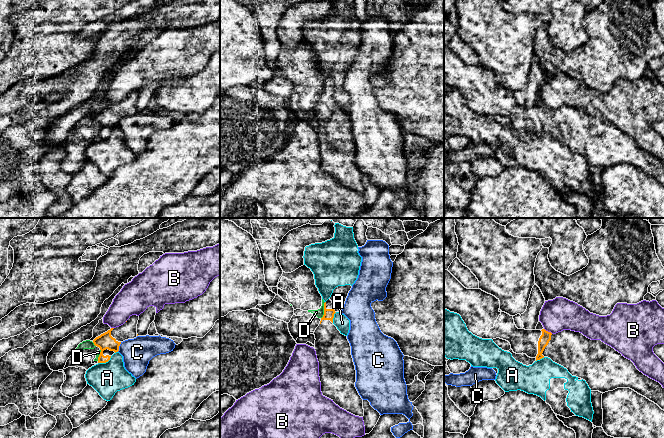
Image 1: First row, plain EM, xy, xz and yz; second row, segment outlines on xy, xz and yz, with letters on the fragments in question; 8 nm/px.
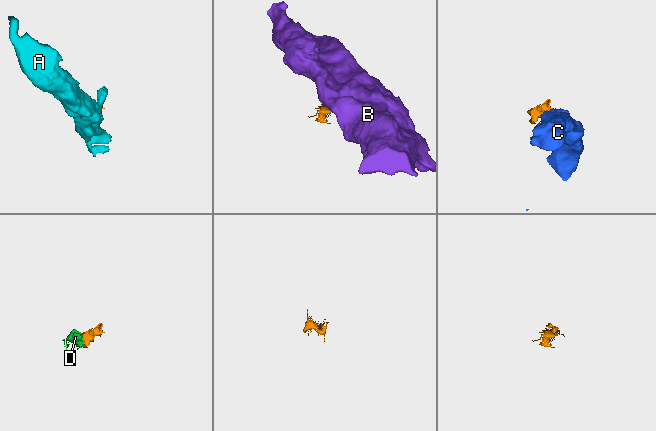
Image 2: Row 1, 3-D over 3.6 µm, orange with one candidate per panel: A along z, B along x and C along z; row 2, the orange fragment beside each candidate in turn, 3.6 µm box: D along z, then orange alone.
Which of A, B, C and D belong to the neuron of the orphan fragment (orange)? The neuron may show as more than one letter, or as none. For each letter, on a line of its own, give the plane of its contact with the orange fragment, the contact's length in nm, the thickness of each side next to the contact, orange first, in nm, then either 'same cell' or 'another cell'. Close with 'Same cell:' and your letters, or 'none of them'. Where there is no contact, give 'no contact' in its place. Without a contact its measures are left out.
A: meets orange in xy; contact 130 nm long; 130 nm thick on the orange side, 260 nm on the other; another cell
B: meets orange in yz; contact 80 nm long; 90 nm thick on the orange side, 260 nm on the other; another cell
C: meets orange in xy; contact 90 nm long; 130 nm thick on the orange side, 240 nm on the other; another cell
D: meets orange in xz; contact 140 nm long; 80 nm thick on the orange side, 70 nm on the other; another cell
Same cell: none of them

